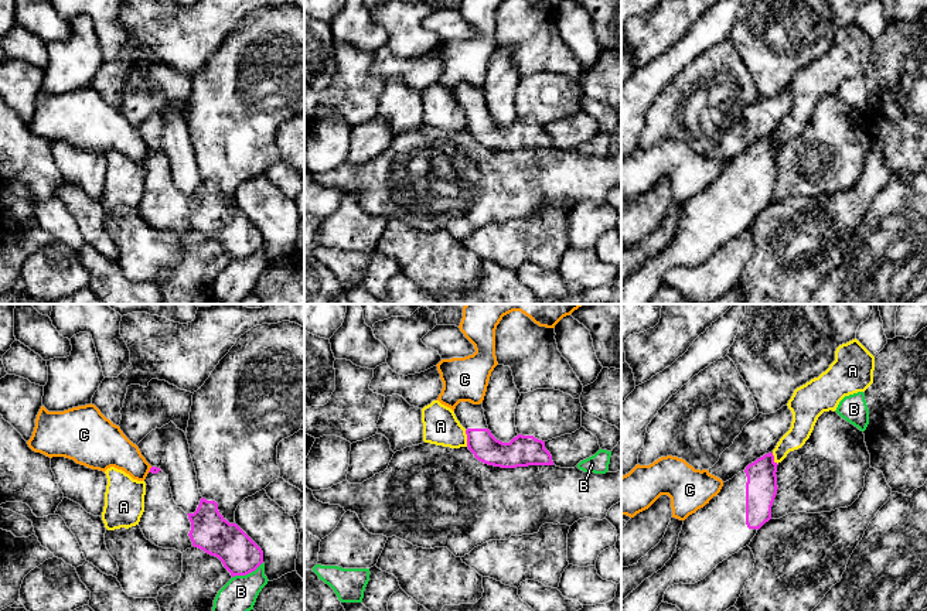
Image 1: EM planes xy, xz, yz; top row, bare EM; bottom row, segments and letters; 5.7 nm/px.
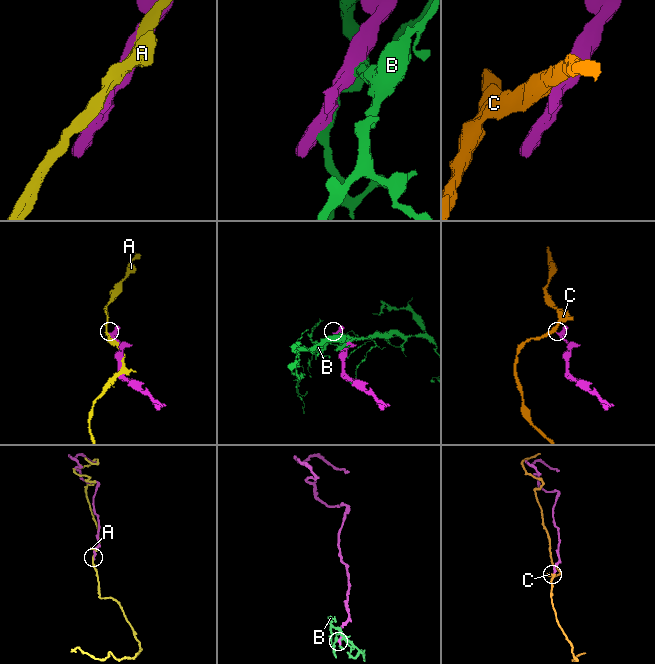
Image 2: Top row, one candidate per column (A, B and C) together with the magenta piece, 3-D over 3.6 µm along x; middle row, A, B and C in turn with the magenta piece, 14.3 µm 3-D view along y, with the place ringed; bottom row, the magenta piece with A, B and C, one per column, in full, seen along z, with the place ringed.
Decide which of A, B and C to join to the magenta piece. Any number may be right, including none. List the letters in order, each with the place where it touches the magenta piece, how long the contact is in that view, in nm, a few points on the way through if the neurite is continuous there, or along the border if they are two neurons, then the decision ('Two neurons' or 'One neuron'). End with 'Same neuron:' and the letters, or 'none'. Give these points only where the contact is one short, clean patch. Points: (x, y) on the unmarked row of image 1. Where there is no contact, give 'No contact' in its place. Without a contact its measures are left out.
A: Touches magenta at xz (467, 122). Shared border 100 nm. Two neurons
B: Touches magenta at xy (246, 256). Shared border 200 nm. Two neurons
C: Touches magenta at xy (150, 153). Shared border 40 nm. Boundary: xy (152, 150), (147, 154). Two neurons
Same neuron: none

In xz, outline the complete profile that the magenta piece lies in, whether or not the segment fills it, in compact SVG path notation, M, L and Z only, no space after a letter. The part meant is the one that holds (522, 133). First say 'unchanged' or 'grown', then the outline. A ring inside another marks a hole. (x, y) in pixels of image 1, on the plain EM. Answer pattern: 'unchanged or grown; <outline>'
grown; M460 85L454 98L466 112L468 133L478 144L501 151L553 149L545 124L534 119L518 117L509 126L497 123L488 113L481 86Z

